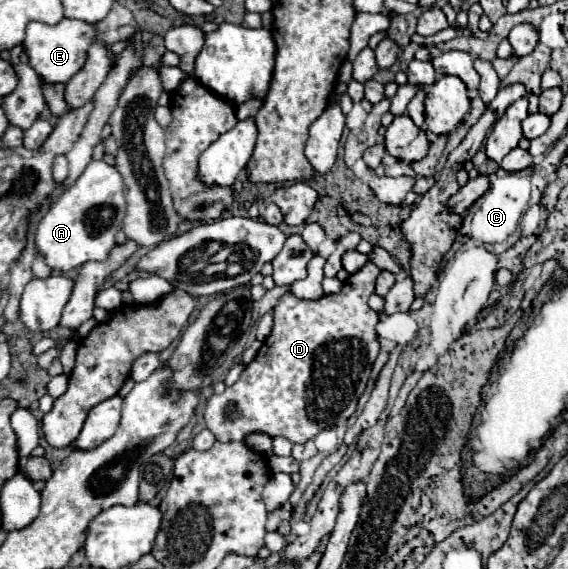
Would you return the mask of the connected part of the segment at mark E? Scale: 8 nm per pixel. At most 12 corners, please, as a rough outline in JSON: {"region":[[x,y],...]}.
{"region":[[82,20],[30,22],[24,52],[46,84],[66,84],[96,30]]}

